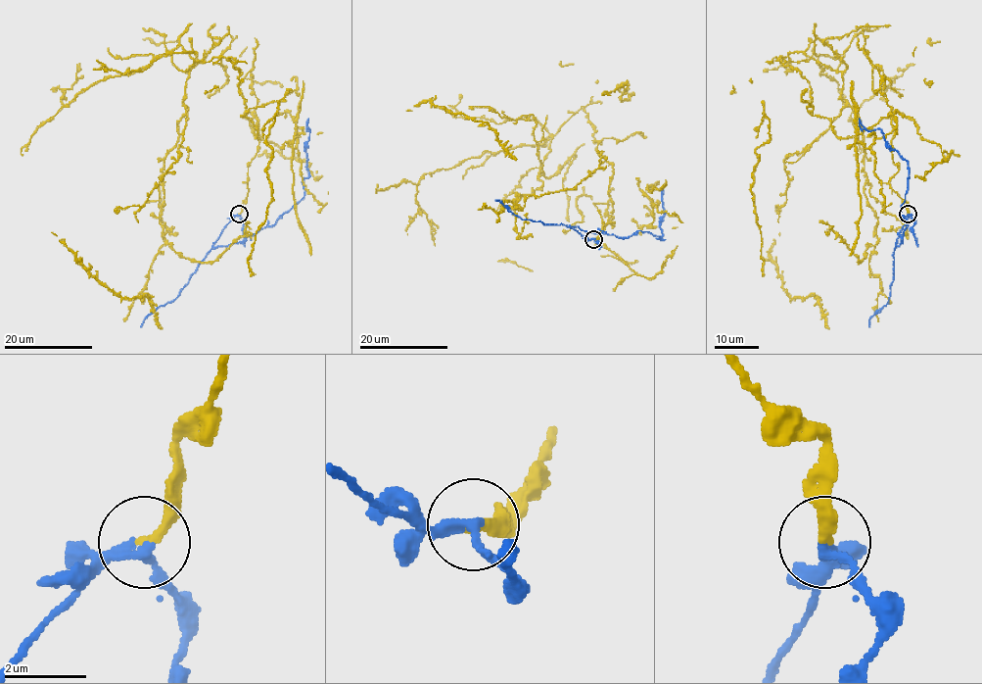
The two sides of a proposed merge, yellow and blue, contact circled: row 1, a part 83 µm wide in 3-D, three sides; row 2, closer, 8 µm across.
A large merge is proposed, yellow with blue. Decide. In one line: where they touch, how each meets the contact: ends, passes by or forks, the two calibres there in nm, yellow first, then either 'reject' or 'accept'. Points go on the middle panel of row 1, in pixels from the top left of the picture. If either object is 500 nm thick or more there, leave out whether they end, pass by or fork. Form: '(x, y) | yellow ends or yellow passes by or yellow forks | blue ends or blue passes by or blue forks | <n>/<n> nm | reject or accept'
(593, 239) | yellow ends | blue passes by | 280/220 nm | reject

